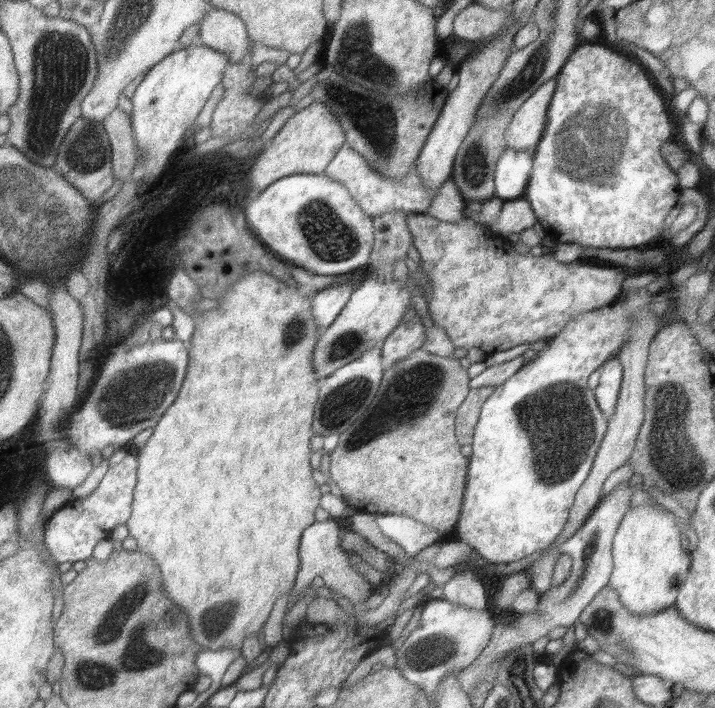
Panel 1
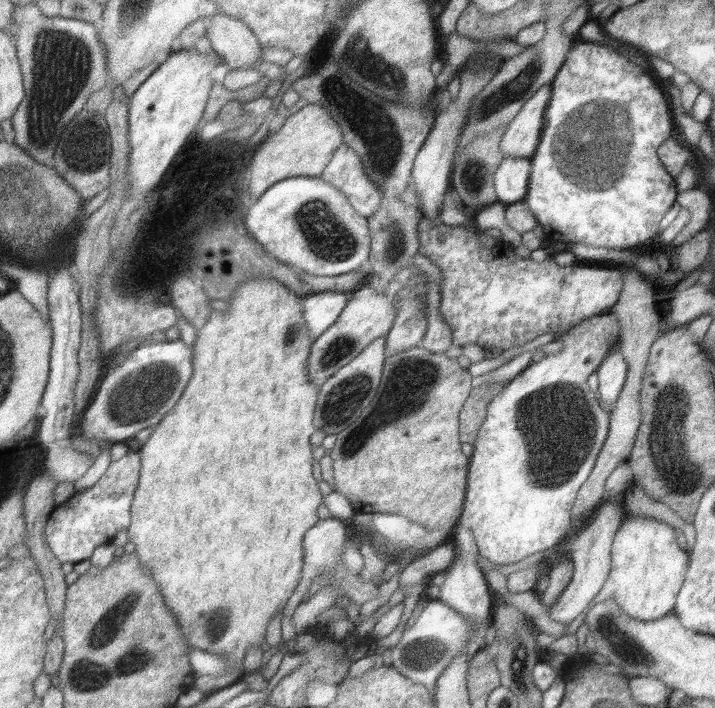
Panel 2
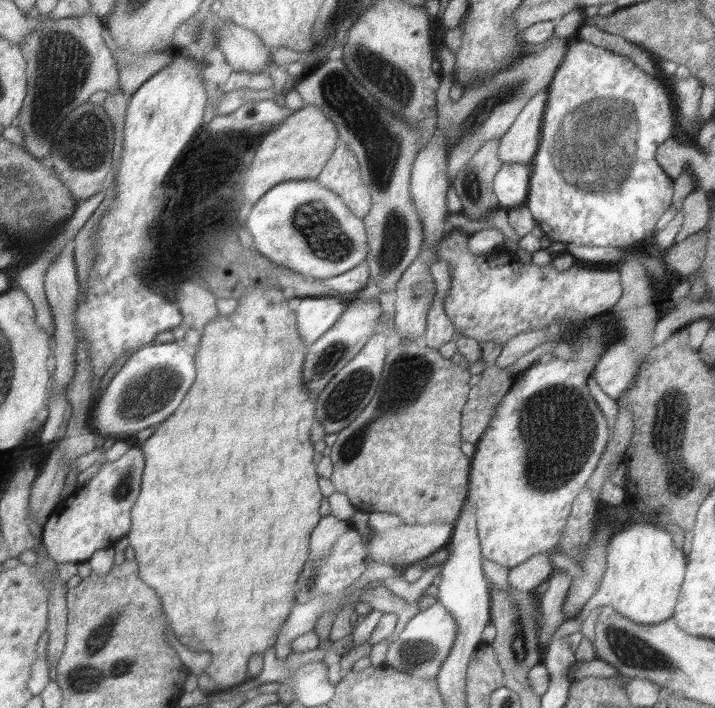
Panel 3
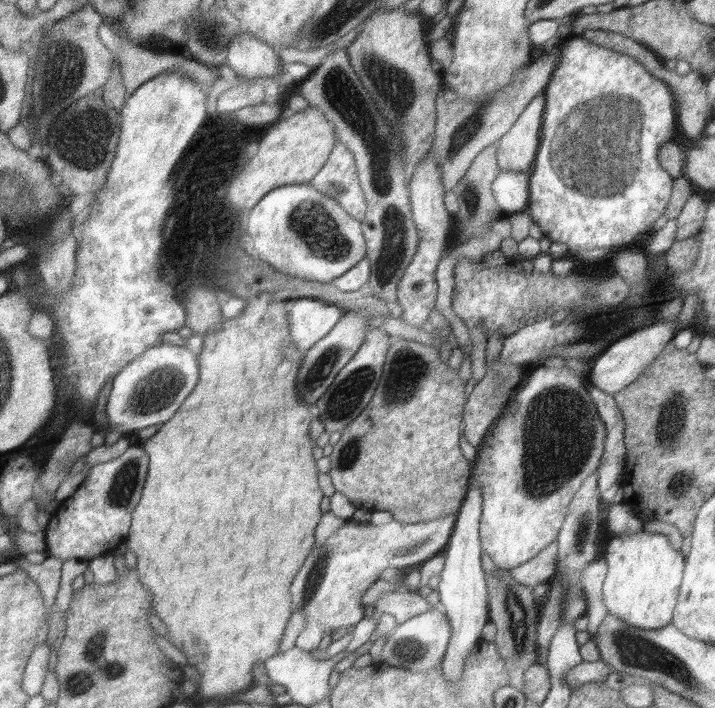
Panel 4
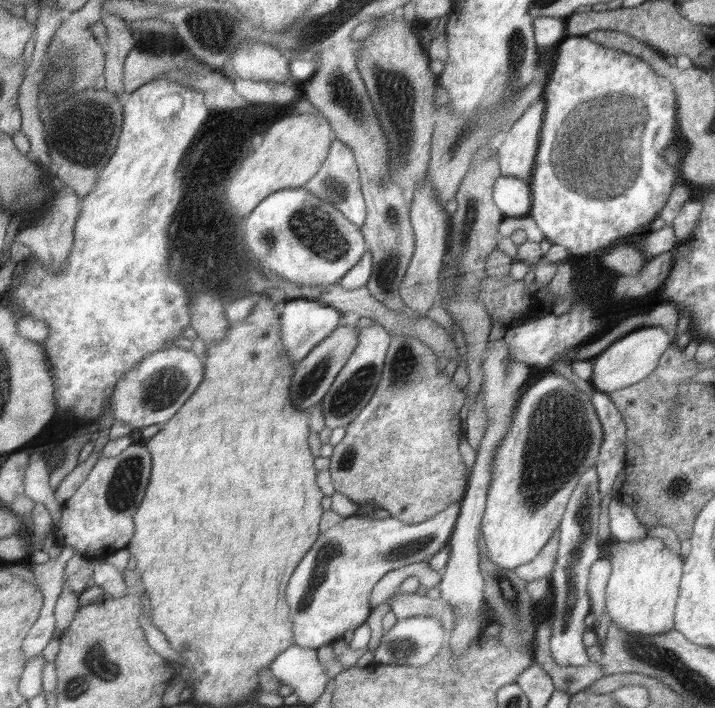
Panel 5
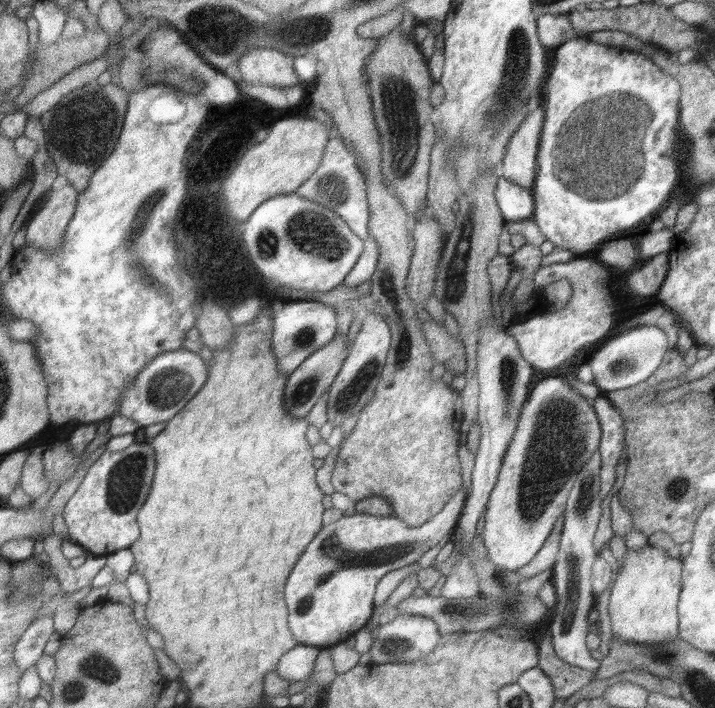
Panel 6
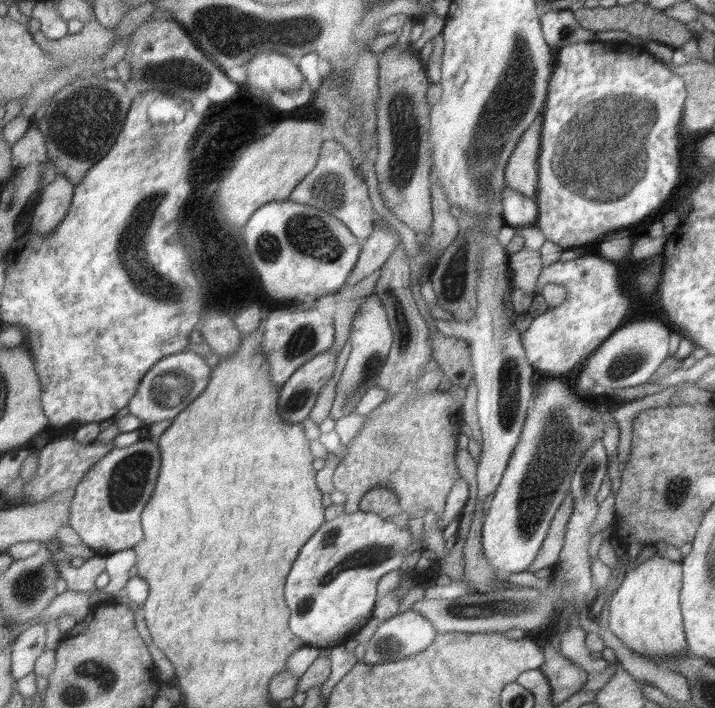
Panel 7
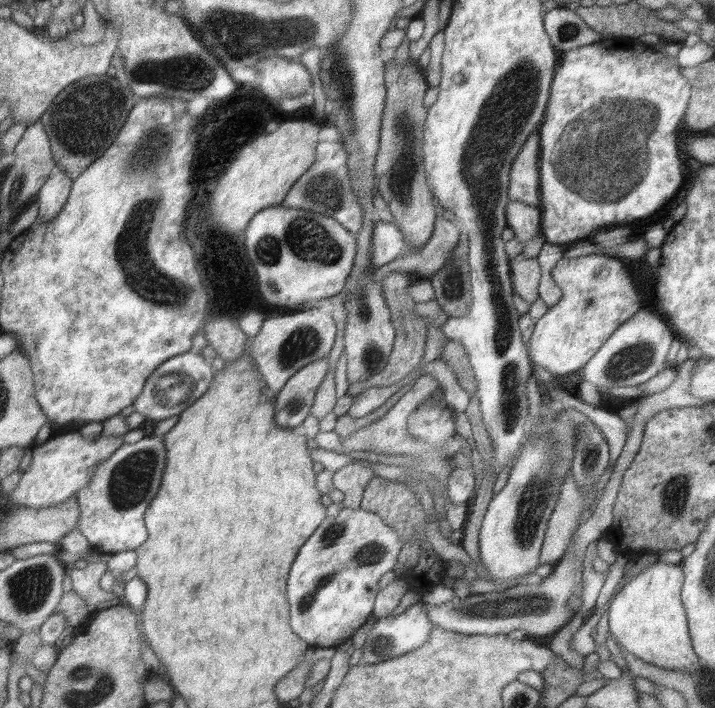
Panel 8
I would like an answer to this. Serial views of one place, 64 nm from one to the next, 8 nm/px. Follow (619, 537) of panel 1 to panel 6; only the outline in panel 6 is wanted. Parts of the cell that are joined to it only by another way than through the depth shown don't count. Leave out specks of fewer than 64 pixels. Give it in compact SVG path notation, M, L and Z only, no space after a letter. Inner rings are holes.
M652 543L644 548L628 549L624 560L619 564L609 597L611 629L616 636L632 643L665 643L679 636L679 614L677 606L682 586L683 559L673 558L662 547Z

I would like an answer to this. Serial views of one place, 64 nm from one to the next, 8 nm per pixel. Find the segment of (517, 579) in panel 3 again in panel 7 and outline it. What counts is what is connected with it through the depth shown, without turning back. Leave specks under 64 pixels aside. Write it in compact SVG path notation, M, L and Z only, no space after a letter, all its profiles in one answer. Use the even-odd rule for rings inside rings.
M567 494L564 502L556 511L555 517L547 532L546 538L536 555L536 558L529 564L528 572L535 573L542 568L557 566L559 562L559 554L563 547L563 538L566 534L566 525L570 515L572 514L573 502L571 494Z

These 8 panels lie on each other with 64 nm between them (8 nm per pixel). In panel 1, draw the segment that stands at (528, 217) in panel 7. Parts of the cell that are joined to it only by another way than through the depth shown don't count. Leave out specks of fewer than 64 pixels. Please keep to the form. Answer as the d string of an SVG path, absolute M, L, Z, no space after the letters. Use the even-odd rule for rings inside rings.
M505 147L497 160L495 170L495 195L503 201L524 198L533 172L533 152Z

